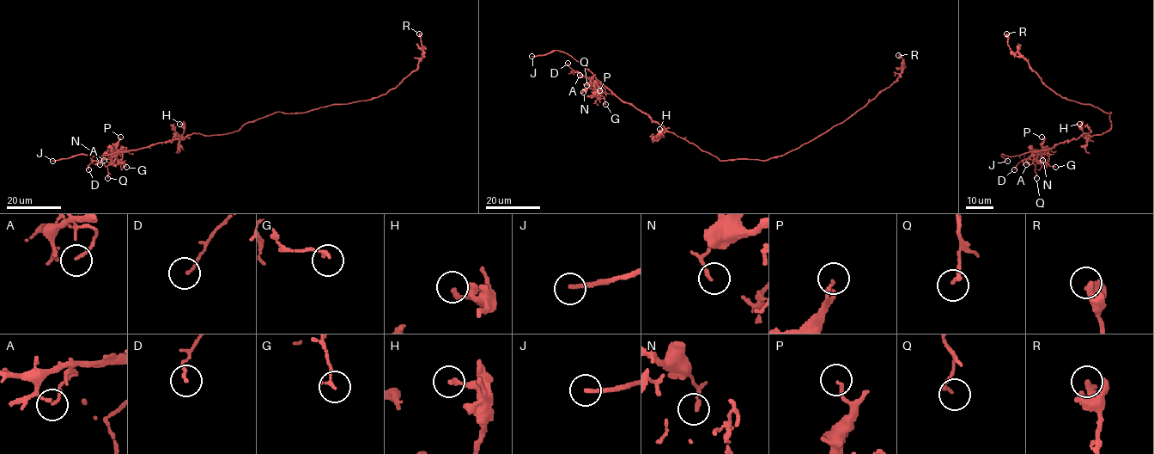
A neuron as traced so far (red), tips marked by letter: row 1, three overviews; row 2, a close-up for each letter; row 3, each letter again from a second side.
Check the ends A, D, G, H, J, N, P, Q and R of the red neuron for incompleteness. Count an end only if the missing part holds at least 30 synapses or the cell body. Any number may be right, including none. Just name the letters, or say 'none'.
J

